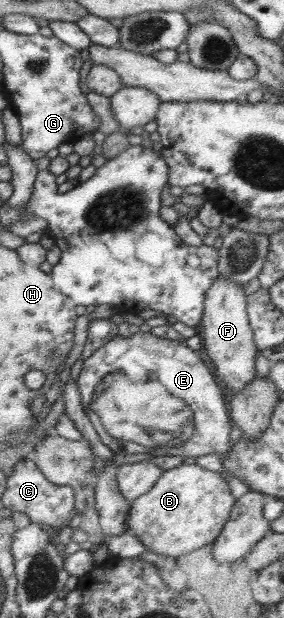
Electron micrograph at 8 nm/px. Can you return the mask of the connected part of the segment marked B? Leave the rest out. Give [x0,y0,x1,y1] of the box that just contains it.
[125,464,236,557]

